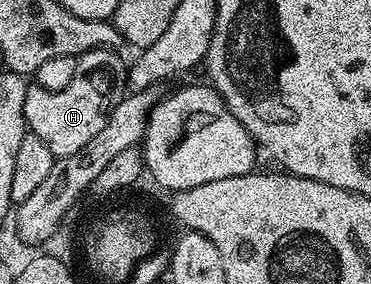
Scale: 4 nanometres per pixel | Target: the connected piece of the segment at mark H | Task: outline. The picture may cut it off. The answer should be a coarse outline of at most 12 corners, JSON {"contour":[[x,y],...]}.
{"contour":[[115,50],[75,60],[61,91],[29,86],[27,130],[63,157],[78,153],[124,98]]}

